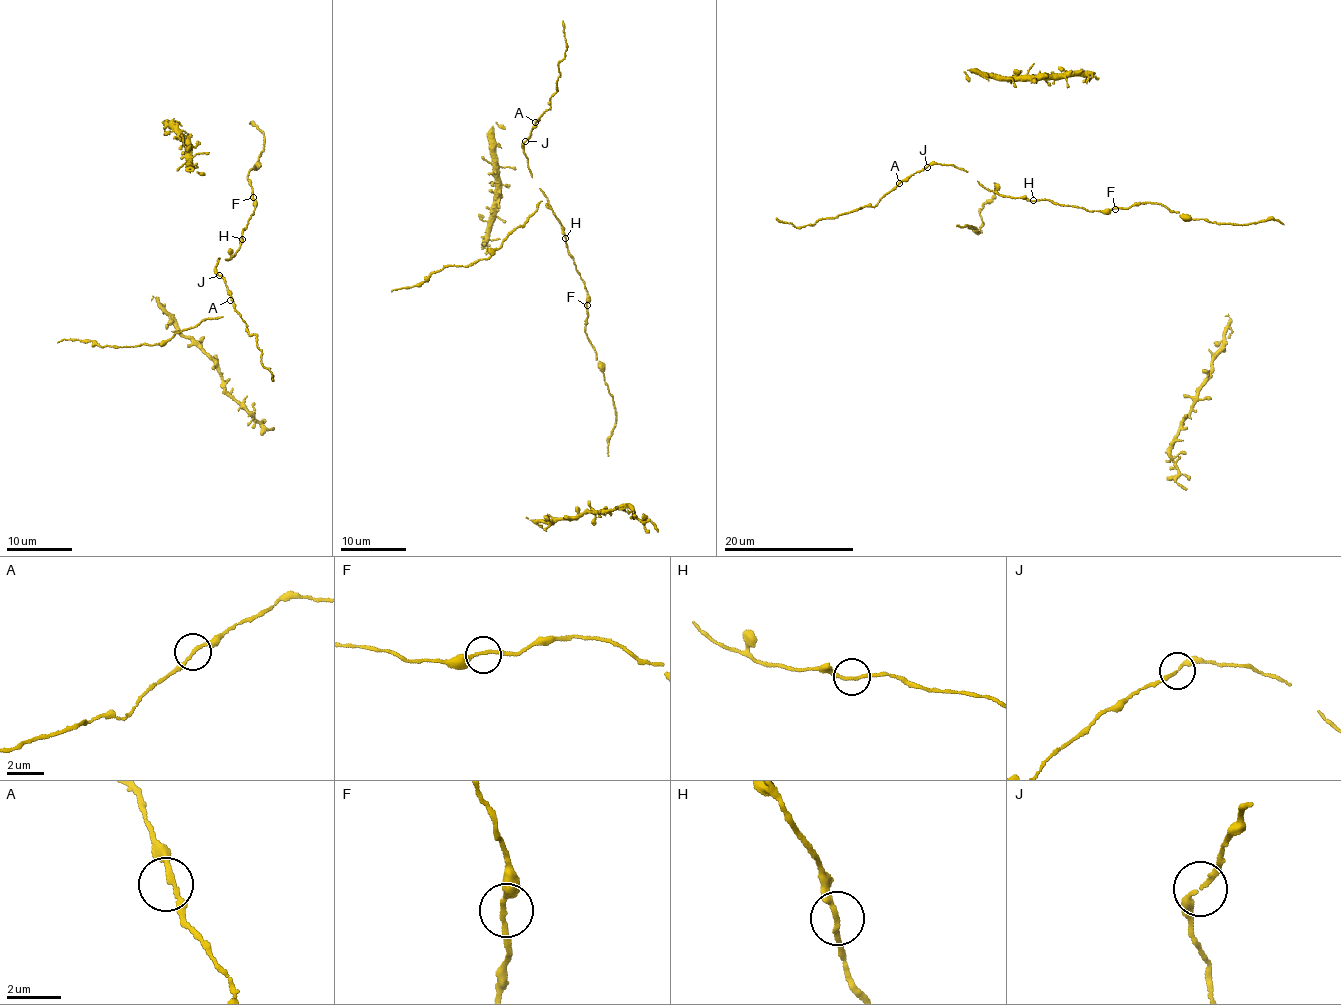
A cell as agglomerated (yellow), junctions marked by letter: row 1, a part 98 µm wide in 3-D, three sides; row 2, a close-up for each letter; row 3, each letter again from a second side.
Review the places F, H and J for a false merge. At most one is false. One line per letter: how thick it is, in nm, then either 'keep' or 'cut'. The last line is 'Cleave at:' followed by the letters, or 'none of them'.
F: 190 nm | keep
H: 180 nm | keep
J: 200 nm | keep
Cleave at: none of them

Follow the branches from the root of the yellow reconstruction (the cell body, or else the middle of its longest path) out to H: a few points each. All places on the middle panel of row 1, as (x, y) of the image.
H: (587, 295), (565, 238)

